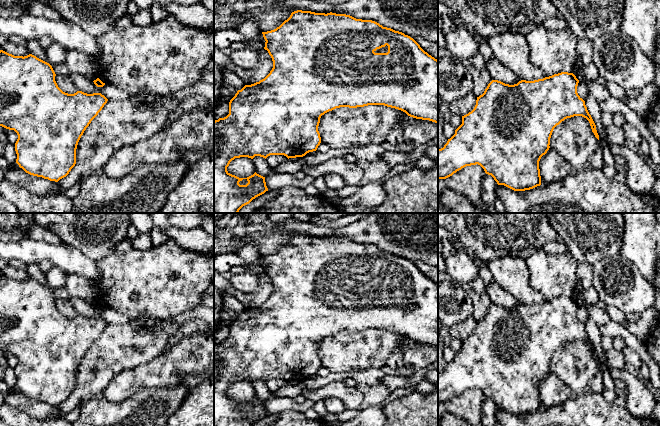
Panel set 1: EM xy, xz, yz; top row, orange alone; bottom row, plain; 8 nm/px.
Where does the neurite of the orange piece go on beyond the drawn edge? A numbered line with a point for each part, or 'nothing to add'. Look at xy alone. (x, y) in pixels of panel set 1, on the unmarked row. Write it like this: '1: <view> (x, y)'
nothing to add

